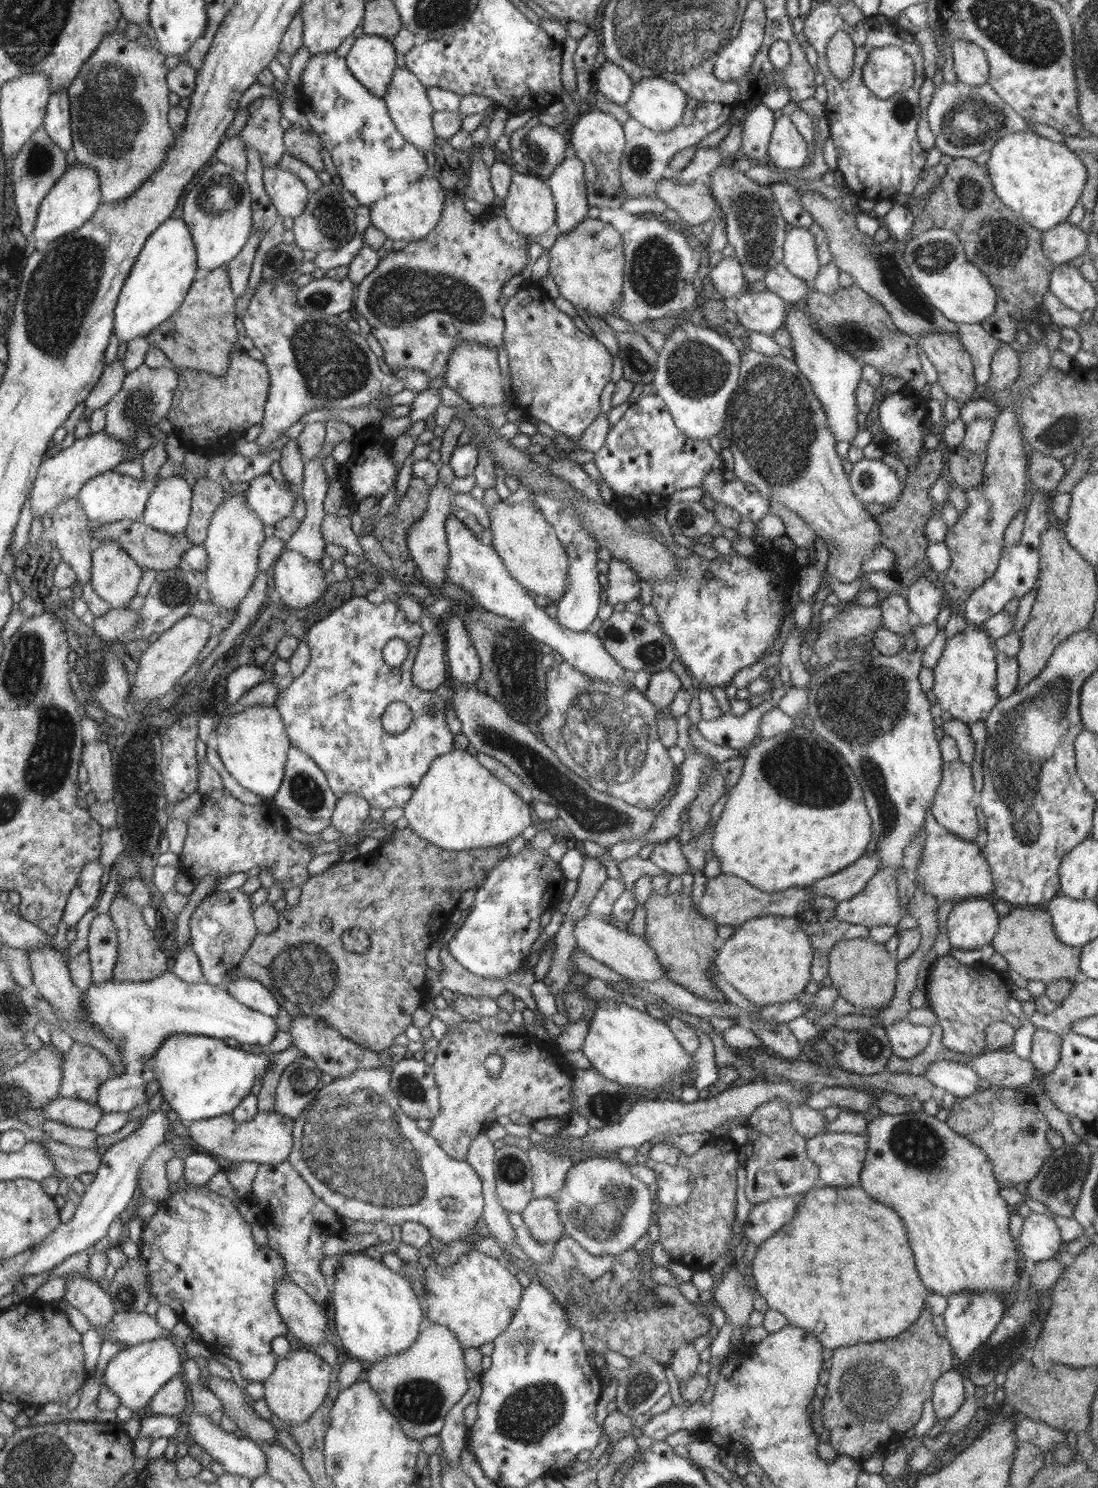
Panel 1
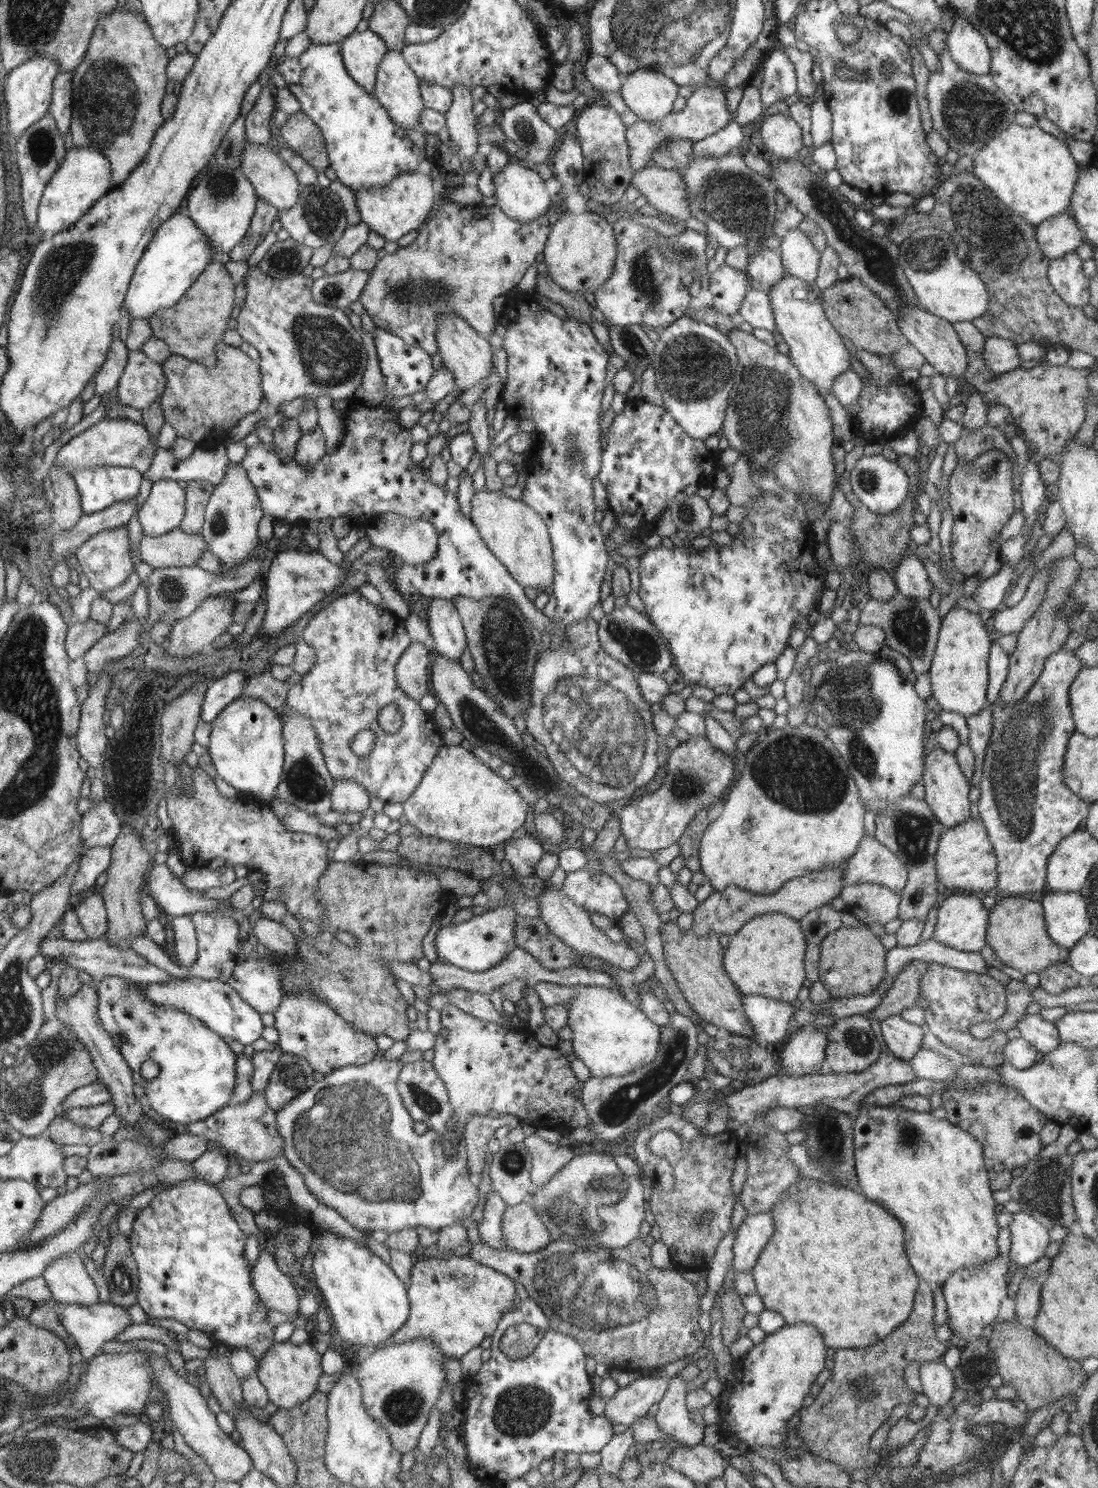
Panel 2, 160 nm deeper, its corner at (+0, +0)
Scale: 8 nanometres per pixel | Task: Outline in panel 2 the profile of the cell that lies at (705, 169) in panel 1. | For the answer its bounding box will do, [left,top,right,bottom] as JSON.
[693,120,742,157]

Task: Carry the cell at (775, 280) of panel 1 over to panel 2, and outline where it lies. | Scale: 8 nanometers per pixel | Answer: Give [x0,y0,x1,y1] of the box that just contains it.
[745,247,786,291]

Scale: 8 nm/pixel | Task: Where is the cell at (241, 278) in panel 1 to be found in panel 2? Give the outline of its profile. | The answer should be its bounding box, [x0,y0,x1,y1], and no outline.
[229,198,278,262]

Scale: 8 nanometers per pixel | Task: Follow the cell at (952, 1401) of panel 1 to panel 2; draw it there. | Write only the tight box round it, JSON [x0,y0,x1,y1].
[919,1360,956,1413]

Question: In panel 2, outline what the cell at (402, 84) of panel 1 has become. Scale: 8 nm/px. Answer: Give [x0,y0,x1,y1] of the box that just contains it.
[372,50,425,130]

